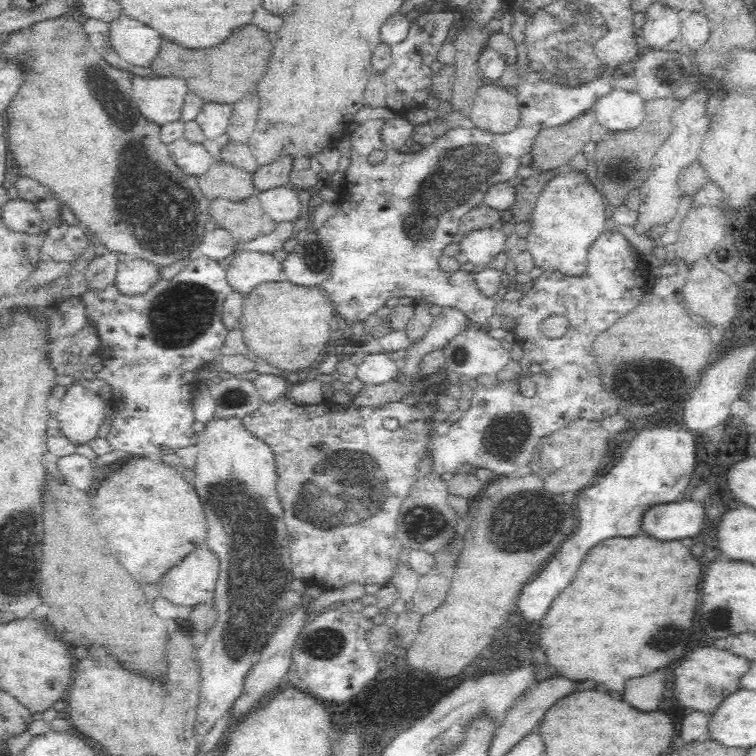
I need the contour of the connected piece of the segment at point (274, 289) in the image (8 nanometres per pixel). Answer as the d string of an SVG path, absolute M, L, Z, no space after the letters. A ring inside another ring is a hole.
M290 281L264 283L245 296L238 326L243 332L244 343L249 352L257 355L268 364L284 372L303 376L311 367L319 363L326 354L330 341L330 320L335 316L328 299L321 293L320 287L308 287Z

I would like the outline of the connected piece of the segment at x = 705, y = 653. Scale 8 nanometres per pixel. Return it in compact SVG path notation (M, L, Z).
M696 646L672 670L674 698L686 708L712 714L718 708L718 704L724 700L724 696L728 696L730 692L739 688L740 676L746 672L748 666L749 661L740 656L734 656L730 652L722 652L714 646Z

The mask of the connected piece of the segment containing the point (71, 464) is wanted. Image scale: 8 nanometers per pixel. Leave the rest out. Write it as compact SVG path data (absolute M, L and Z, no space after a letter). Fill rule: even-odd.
M72 452L66 456L58 457L57 468L62 474L62 480L67 486L74 486L78 490L88 490L94 482L93 468L88 456Z

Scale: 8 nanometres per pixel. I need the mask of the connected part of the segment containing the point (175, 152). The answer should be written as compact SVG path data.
M184 137L167 145L167 150L175 165L190 176L197 177L206 174L212 163L216 161L202 143L192 144Z

